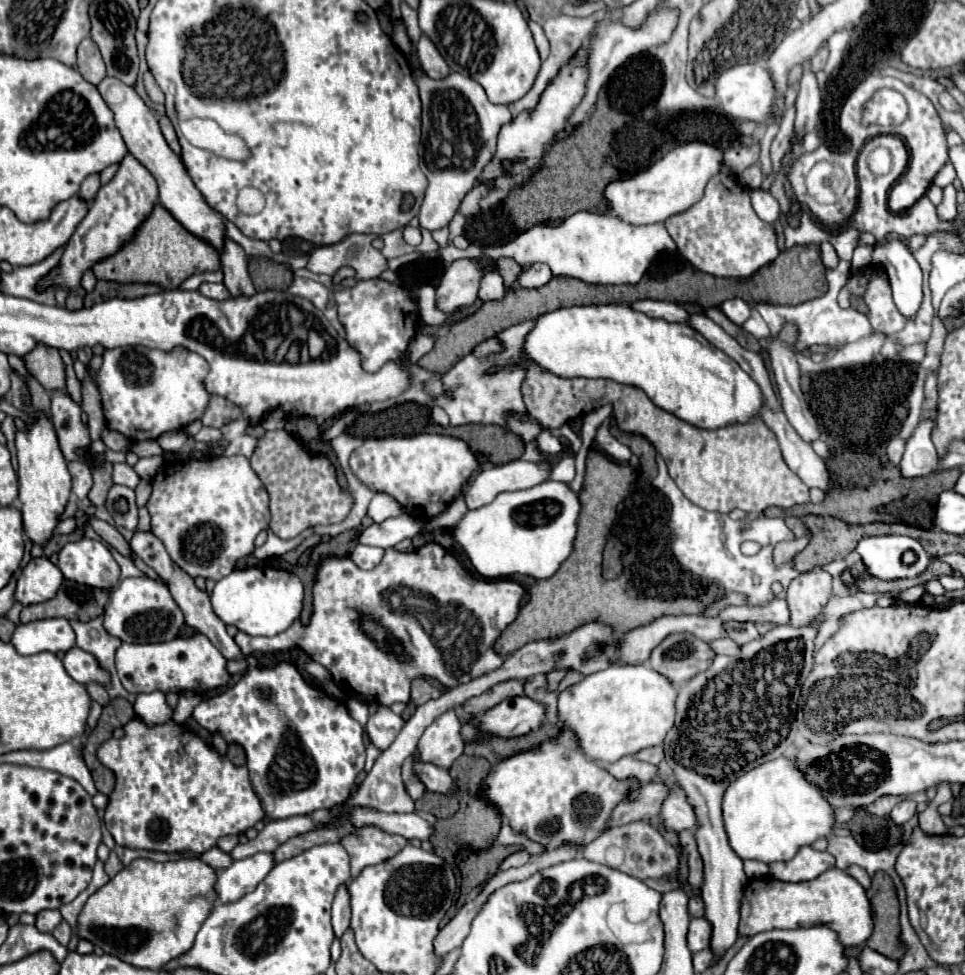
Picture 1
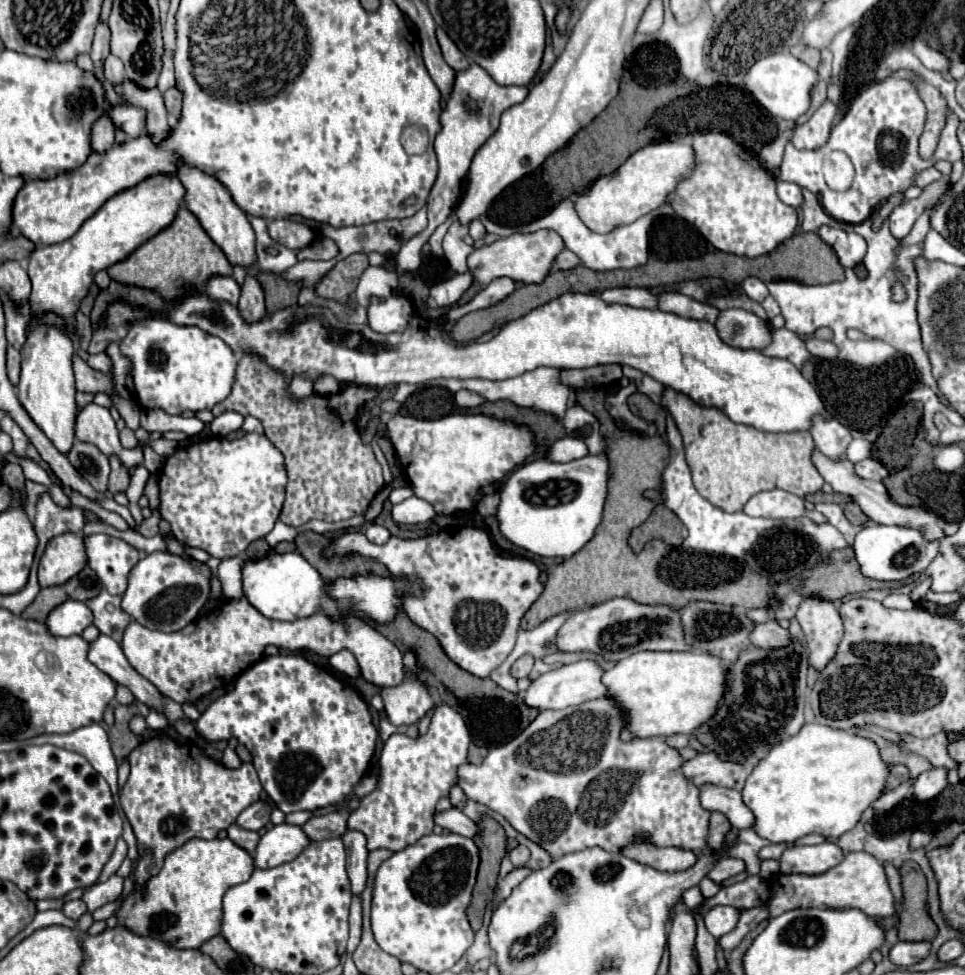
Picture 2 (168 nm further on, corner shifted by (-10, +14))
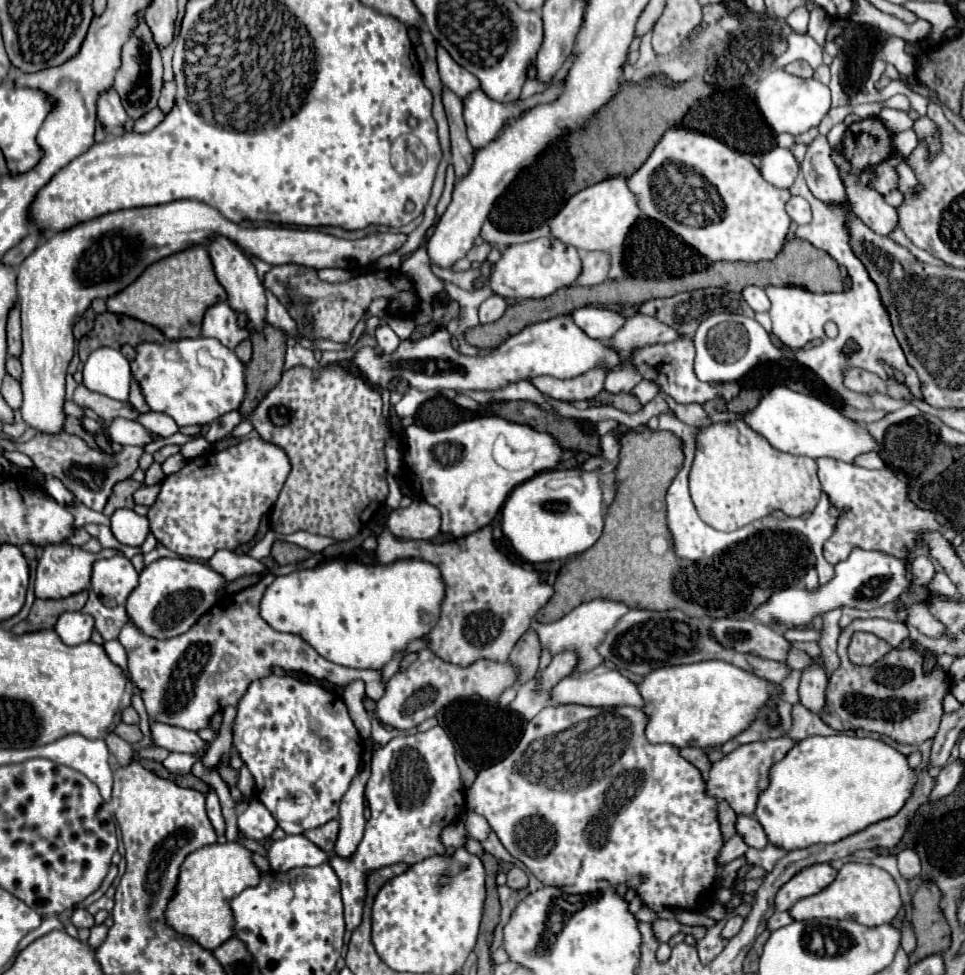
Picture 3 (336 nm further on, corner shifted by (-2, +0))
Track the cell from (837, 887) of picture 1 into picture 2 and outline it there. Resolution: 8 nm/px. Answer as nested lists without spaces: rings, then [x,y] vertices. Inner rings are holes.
[[[848,853],[844,861],[822,875],[778,875],[772,883],[770,913],[772,917],[782,915],[790,909],[818,907],[818,909],[846,909],[856,907],[872,917],[894,915],[894,895],[890,891],[884,865],[870,853]]]

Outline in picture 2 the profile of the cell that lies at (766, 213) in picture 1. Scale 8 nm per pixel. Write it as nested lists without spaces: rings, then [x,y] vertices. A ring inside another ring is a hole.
[[[778,181],[778,197],[792,207],[800,207],[804,205],[804,197],[802,197],[802,189],[796,183],[786,183],[786,181]]]

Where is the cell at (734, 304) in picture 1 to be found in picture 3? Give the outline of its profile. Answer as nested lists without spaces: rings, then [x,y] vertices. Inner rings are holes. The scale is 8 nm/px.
[[[746,287],[742,291],[742,297],[754,311],[768,311],[770,309],[770,301],[768,301],[764,289],[760,289],[760,287]]]

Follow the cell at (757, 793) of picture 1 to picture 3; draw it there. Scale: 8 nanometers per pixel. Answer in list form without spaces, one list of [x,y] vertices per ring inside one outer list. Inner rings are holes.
[[[848,735],[832,737],[806,737],[786,753],[786,757],[770,767],[768,787],[760,791],[754,811],[756,821],[764,827],[768,843],[792,851],[818,843],[836,843],[868,825],[886,819],[900,811],[912,787],[916,783],[916,771],[908,769],[908,761],[896,749],[874,739],[858,739]]]

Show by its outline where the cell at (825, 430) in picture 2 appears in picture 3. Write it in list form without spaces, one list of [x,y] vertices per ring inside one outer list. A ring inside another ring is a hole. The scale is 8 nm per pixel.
[[[820,457],[816,459],[816,465],[818,465],[822,491],[828,495],[830,503],[836,507],[850,509],[844,517],[838,519],[838,527],[834,535],[824,543],[824,557],[828,563],[836,565],[844,561],[854,547],[878,549],[878,551],[888,551],[892,555],[906,557],[908,551],[914,549],[916,533],[940,527],[934,521],[934,515],[930,511],[920,511],[906,497],[908,491],[906,481],[902,481],[892,471],[888,469],[870,471],[832,457]]]

